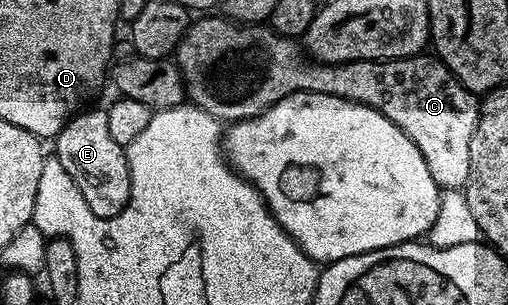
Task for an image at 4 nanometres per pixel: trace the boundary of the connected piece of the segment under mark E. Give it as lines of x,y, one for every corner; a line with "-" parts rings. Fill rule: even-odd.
81,109
68,119
67,124
54,139
54,157
66,168
66,172
78,184
78,192
82,192
82,200
90,204
90,212
94,216
113,218
126,208
132,191
130,180
130,164
128,151
118,144
118,140
110,140
110,127
107,124
107,109

